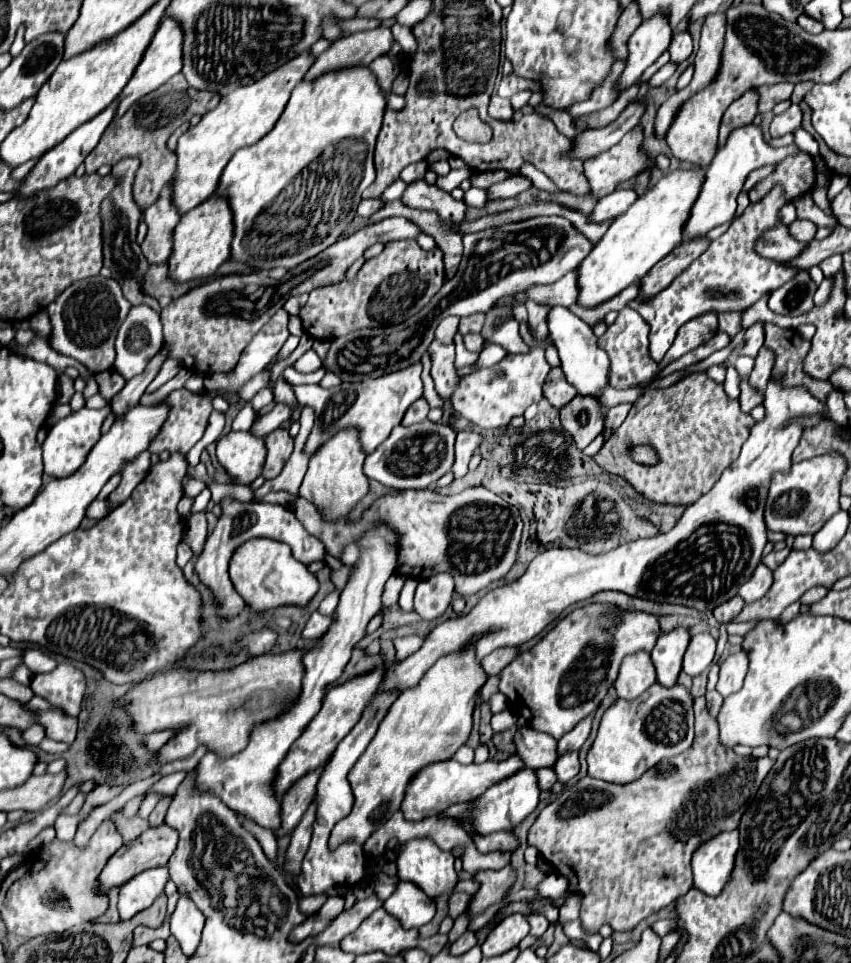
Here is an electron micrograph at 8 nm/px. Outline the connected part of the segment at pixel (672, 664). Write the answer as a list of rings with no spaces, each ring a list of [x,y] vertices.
[[[675,627],[673,631],[659,635],[651,651],[651,657],[657,669],[657,681],[661,685],[677,683],[677,675],[681,671],[681,661],[689,641],[691,641],[691,633],[687,627]]]

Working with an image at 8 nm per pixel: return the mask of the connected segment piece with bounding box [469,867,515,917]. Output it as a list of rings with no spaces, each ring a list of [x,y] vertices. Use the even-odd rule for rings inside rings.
[[[505,867],[501,871],[481,871],[475,881],[479,883],[479,891],[469,901],[469,913],[471,917],[485,911],[489,905],[495,905],[503,899],[505,891],[511,887],[515,879],[515,873],[511,867]]]

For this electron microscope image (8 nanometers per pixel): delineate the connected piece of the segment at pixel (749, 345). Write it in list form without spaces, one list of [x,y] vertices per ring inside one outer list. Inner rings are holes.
[[[757,321],[745,331],[745,337],[743,337],[743,341],[737,347],[745,347],[747,349],[745,353],[755,357],[757,351],[763,347],[763,339],[765,339],[765,329],[763,329],[763,323]]]

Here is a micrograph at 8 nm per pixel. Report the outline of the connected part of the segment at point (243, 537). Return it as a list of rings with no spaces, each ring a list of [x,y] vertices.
[[[233,497],[221,499],[221,517],[217,521],[215,531],[205,541],[205,547],[203,547],[197,563],[195,563],[195,573],[199,575],[199,581],[213,591],[215,605],[219,609],[217,615],[223,617],[223,619],[237,617],[245,607],[245,601],[235,593],[235,589],[231,585],[227,567],[229,567],[229,559],[233,557],[235,549],[239,545],[243,545],[245,541],[253,539],[253,537],[267,537],[267,539],[273,539],[273,541],[287,543],[291,547],[293,555],[305,565],[309,565],[313,561],[319,561],[325,555],[323,543],[317,537],[307,533],[307,529],[295,517],[293,509],[287,509],[279,503],[257,503],[255,505],[255,503],[239,503]]]

